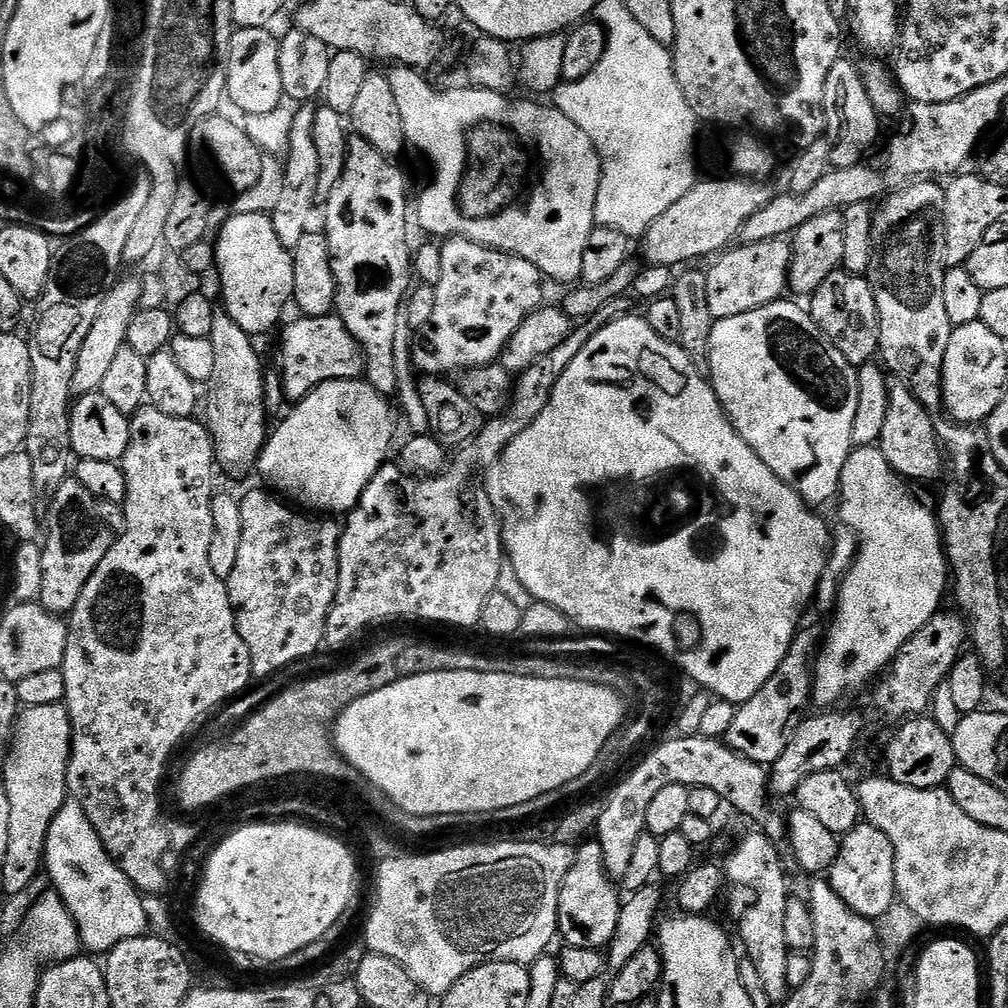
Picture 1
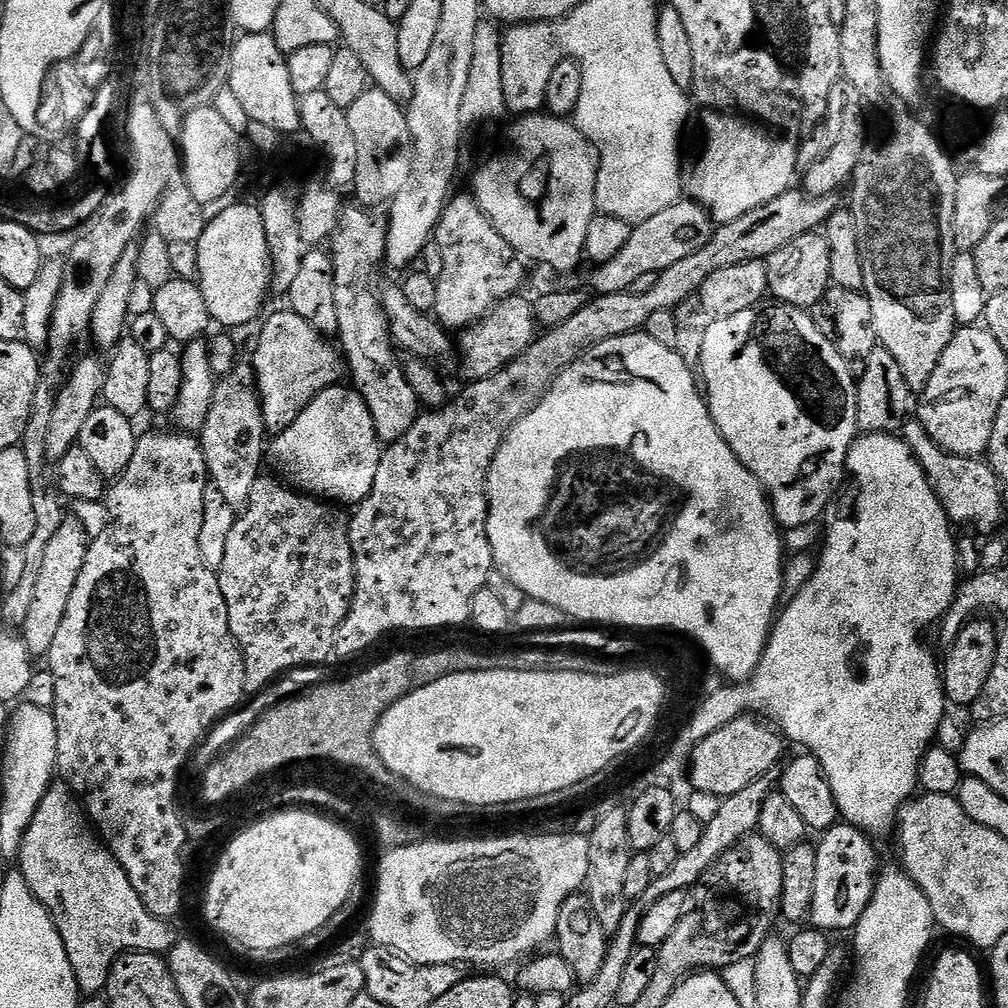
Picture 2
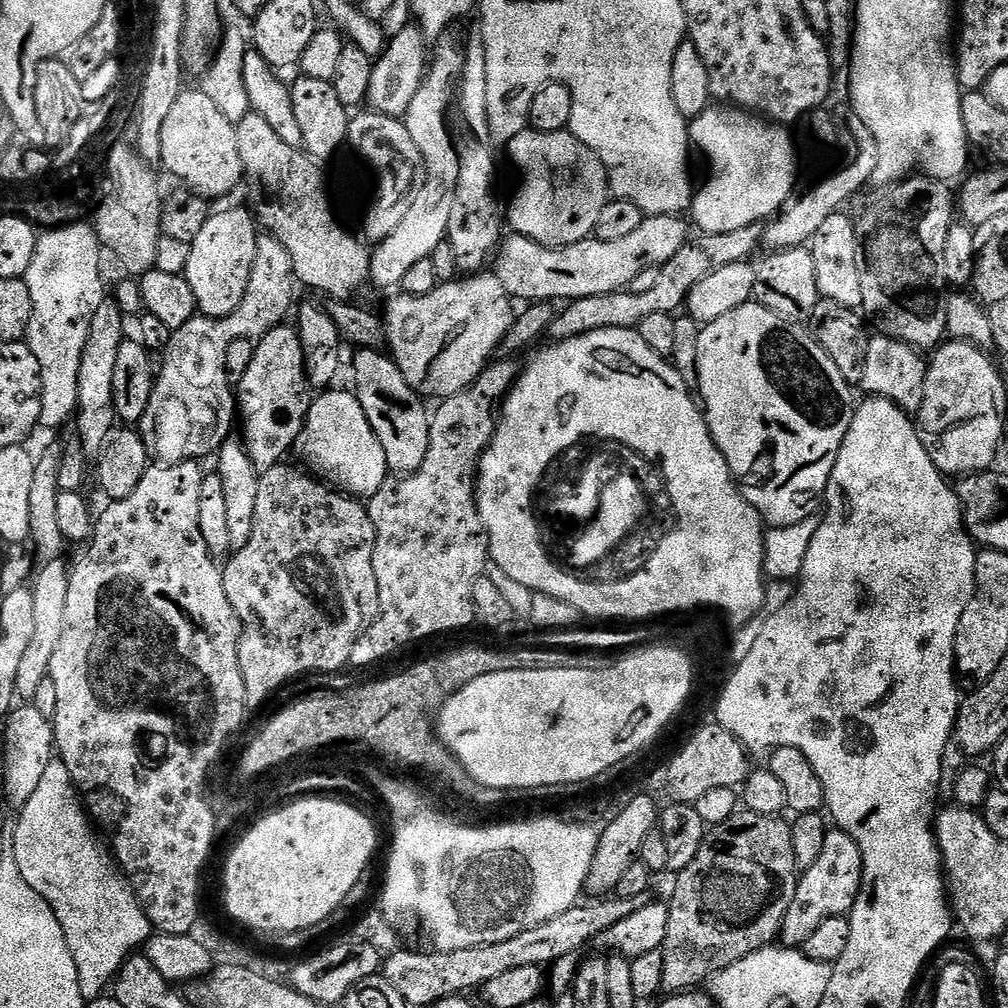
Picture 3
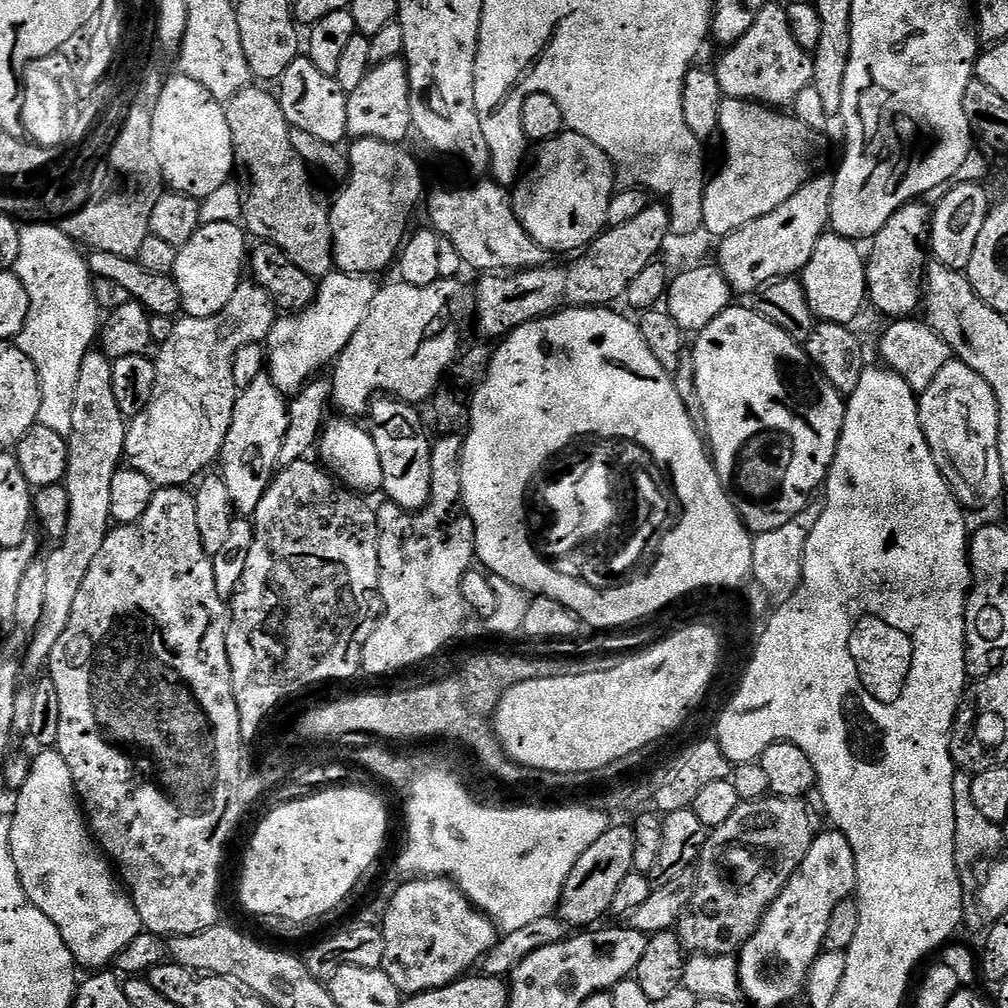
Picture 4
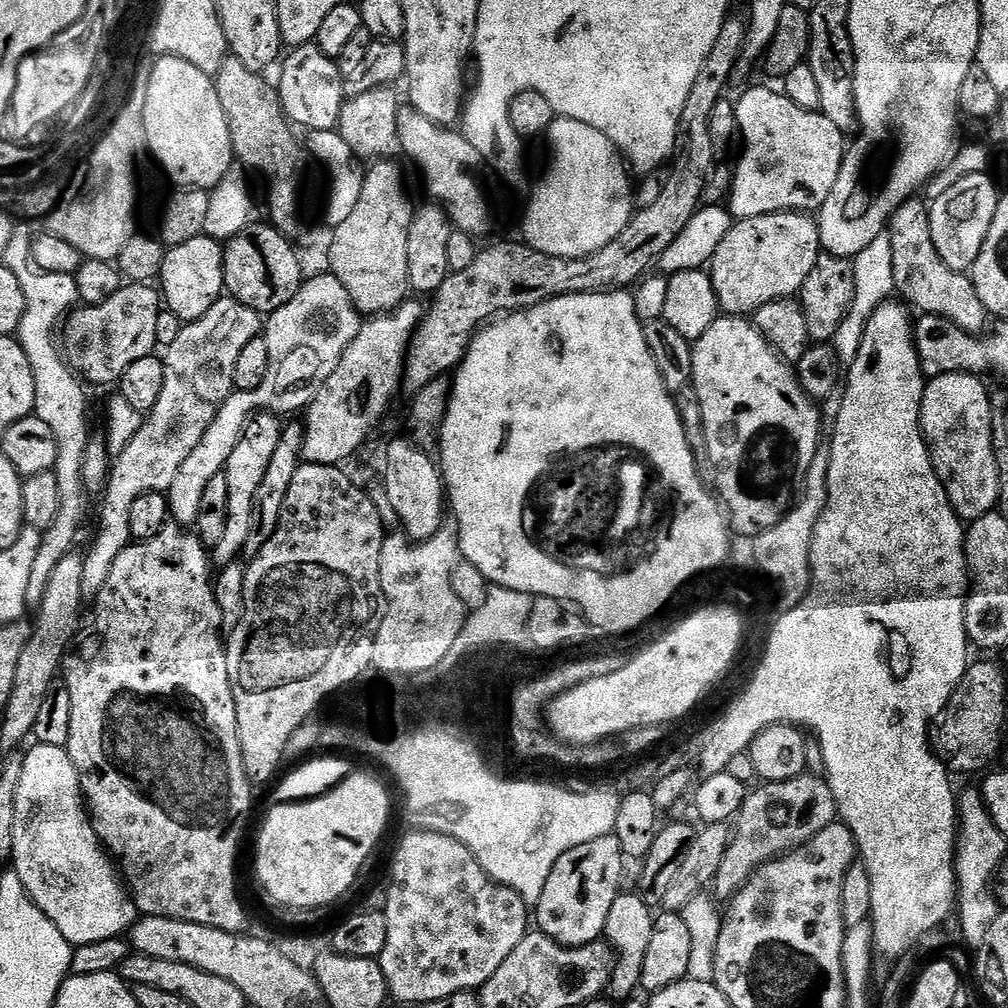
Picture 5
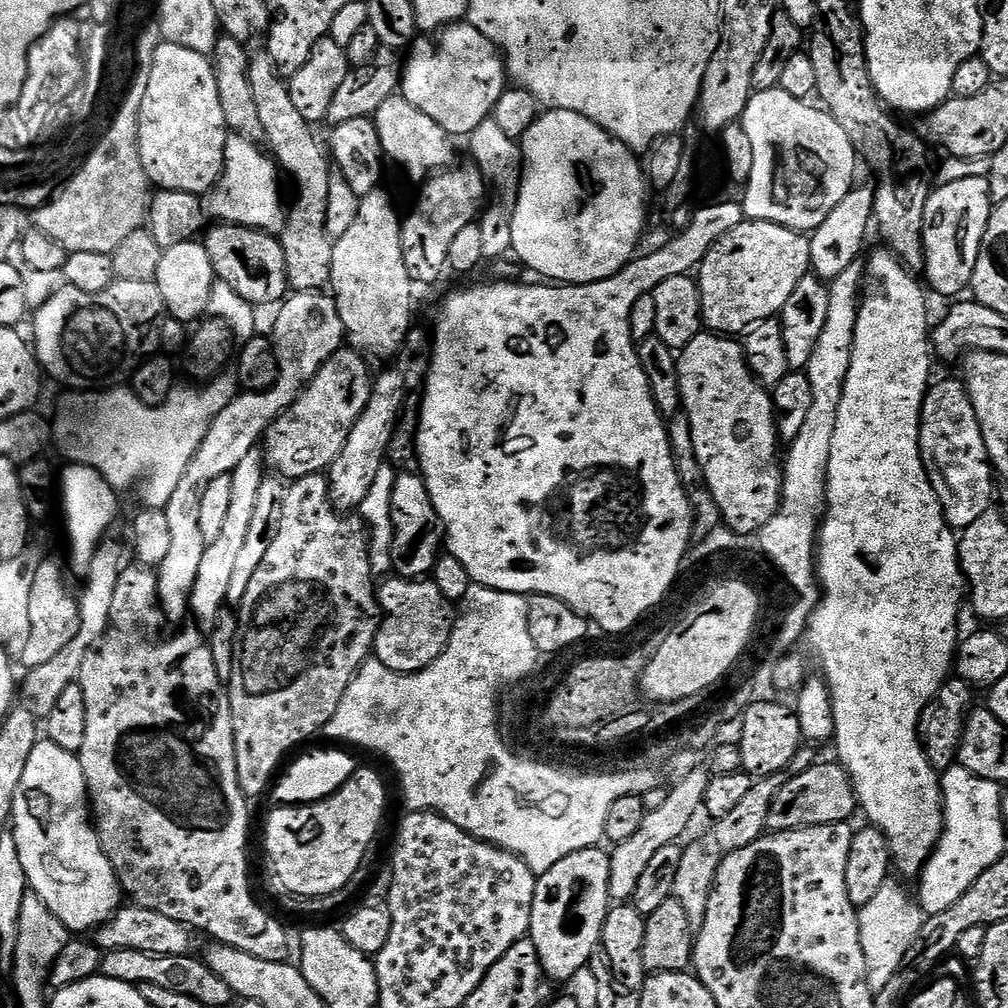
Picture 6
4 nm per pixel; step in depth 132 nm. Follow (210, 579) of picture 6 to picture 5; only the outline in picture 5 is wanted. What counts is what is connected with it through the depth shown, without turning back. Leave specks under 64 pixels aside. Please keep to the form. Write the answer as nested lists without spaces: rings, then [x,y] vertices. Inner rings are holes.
[[[267,410],[261,411],[253,415],[248,425],[244,427],[238,446],[234,446],[234,454],[230,454],[226,462],[223,473],[226,478],[226,487],[230,490],[230,506],[222,542],[218,542],[218,546],[214,549],[214,564],[217,569],[224,569],[226,565],[233,563],[246,546],[246,538],[250,538],[250,530],[254,526],[258,511],[256,507],[258,486],[262,486],[262,478],[266,474],[266,469],[270,467],[274,449],[278,447],[281,438],[281,417]]]

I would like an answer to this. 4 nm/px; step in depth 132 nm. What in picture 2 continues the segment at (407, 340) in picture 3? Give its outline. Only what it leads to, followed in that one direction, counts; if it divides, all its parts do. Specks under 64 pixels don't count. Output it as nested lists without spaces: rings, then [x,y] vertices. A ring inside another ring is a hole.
[[[523,295],[503,300],[484,320],[465,328],[460,336],[460,364],[469,381],[481,380],[502,370],[511,360],[516,360],[534,343],[538,335],[536,309],[533,301],[523,300]]]

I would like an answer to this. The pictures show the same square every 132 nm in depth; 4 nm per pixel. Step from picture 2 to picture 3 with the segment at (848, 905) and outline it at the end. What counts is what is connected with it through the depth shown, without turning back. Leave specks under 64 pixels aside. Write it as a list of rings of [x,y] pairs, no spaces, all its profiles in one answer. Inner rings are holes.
[[[828,830],[825,842],[817,861],[806,869],[797,879],[794,898],[790,902],[790,910],[786,910],[786,918],[780,927],[779,939],[787,947],[800,948],[826,922],[826,918],[848,916],[860,893],[862,882],[862,854],[858,850],[856,840],[850,834],[839,830]]]

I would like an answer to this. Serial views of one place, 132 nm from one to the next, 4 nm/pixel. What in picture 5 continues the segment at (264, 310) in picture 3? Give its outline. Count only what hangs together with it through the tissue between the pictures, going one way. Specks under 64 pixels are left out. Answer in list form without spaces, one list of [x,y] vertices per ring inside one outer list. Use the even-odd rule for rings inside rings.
[[[221,298],[206,310],[201,320],[185,323],[174,346],[163,353],[164,382],[162,395],[150,415],[141,423],[138,434],[115,457],[108,483],[102,493],[100,525],[88,552],[83,553],[82,590],[85,597],[95,598],[106,586],[110,570],[118,556],[133,543],[128,512],[140,498],[151,492],[167,493],[182,462],[190,458],[202,434],[210,430],[214,414],[230,398],[236,387],[234,365],[246,342],[262,332],[261,313],[231,298]]]

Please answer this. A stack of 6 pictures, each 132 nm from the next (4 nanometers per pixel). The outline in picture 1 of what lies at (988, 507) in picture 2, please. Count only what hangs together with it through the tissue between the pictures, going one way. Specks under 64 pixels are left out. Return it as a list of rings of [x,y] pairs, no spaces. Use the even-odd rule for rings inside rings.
[[[889,383],[888,409],[886,420],[882,425],[882,432],[878,441],[880,453],[886,462],[905,481],[932,480],[942,472],[942,453],[940,444],[936,441],[936,427],[933,413],[922,407],[910,394],[905,384]]]

